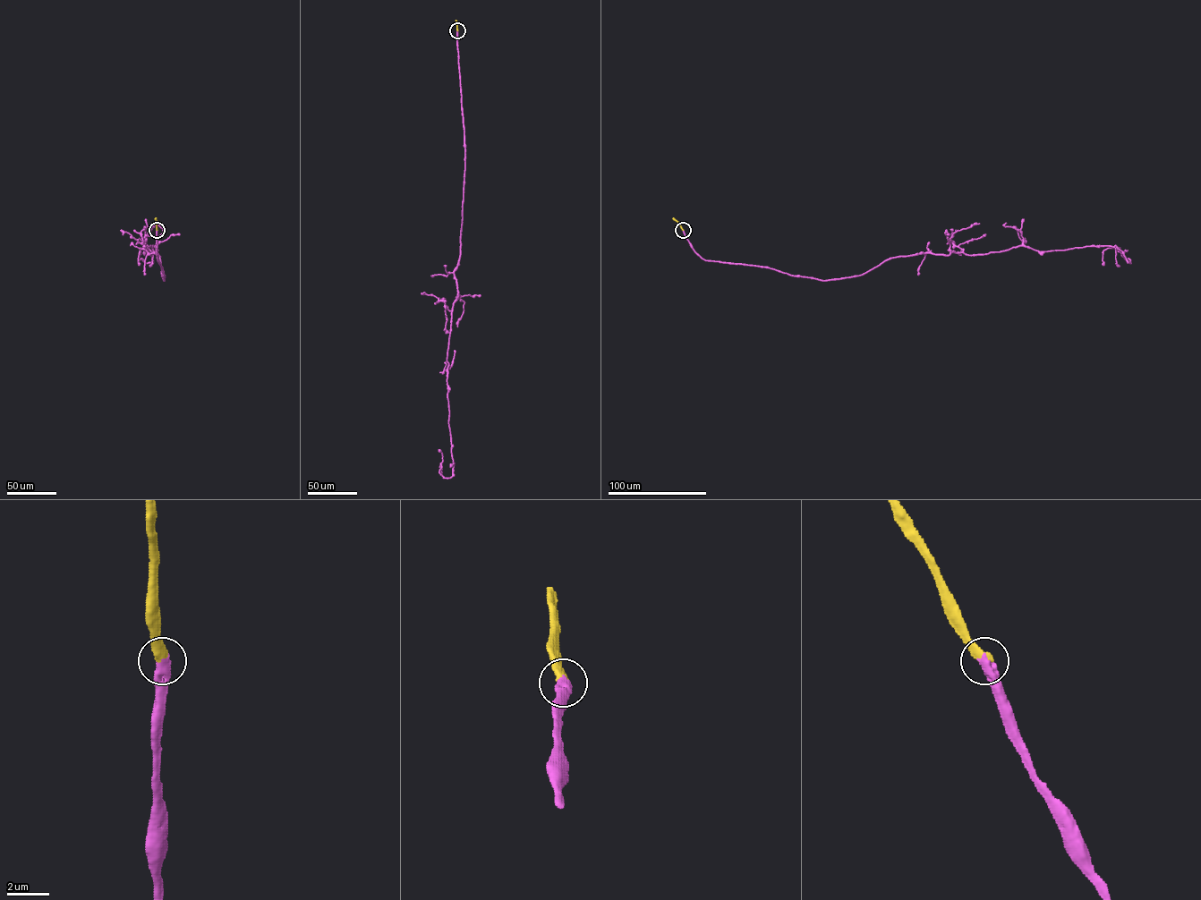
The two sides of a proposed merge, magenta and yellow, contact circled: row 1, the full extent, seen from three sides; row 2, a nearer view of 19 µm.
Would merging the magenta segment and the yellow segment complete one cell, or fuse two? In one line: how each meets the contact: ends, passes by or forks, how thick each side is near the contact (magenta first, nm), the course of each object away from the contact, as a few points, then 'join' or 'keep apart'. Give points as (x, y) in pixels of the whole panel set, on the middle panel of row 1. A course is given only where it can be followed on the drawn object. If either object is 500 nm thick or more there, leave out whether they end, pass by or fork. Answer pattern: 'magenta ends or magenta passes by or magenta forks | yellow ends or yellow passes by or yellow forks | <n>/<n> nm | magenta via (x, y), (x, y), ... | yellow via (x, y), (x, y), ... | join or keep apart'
magenta ends | yellow ends | 480/480 nm | magenta via (457, 30), (464, 170), (447, 360), (450, 478), (439, 472), (439, 451) | yellow via (457, 30), (455, 20) | join

